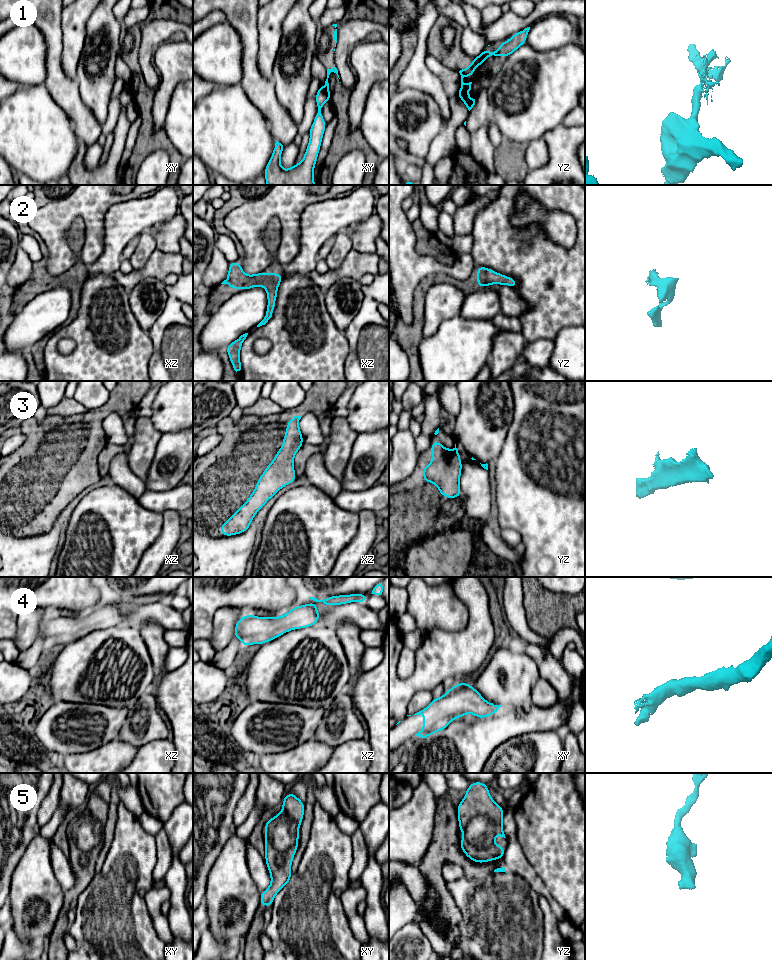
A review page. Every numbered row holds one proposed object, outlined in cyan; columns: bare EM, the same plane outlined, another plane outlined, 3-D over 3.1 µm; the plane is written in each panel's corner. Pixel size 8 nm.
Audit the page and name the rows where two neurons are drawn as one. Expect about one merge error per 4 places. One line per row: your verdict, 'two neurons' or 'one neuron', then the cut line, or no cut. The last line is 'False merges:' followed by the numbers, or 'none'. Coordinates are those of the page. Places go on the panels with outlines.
1: two neurons; cut in xy along (323, 85), (329, 99)
2: one neuron; no cut
3: one neuron; no cut
4: one neuron; no cut
5: one neuron; no cut
False merges: 1

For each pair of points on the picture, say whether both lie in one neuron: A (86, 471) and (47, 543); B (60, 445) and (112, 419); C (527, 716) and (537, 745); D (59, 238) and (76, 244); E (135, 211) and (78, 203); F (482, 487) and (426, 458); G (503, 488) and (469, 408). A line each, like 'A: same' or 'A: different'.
A: different
B: different
C: different
D: different
E: different
F: different
G: different

